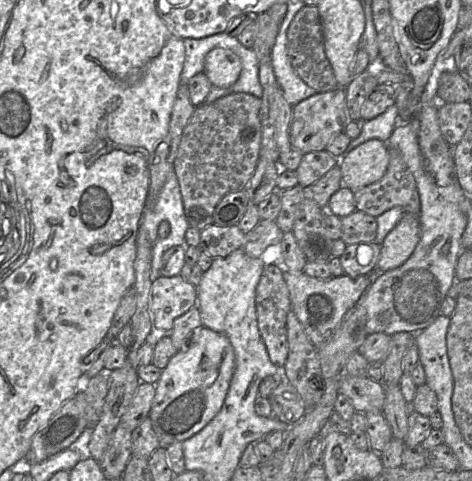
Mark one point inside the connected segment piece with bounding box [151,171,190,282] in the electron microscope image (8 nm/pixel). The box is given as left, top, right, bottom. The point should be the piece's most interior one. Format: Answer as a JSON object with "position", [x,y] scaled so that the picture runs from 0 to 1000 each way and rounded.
{"position":[362,422]}

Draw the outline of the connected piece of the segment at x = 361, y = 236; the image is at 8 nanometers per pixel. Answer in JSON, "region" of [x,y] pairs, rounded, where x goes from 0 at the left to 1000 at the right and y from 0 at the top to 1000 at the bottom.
{"region":[[[752,439],[722,453],[722,499],[733,509],[792,503],[799,489],[799,459],[771,441]]]}

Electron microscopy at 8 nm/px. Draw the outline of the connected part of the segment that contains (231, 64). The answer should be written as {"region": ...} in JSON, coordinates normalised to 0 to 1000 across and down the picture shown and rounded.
{"region":[[[456,98],[434,119],[430,150],[447,177],[481,183],[508,158],[513,143],[506,116],[483,100]]]}

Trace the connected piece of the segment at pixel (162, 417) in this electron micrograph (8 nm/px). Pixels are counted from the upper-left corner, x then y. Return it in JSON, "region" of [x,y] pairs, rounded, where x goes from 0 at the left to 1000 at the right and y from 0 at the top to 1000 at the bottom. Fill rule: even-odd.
{"region":[[[441,680],[419,682],[419,705],[398,730],[377,730],[343,769],[331,800],[316,867],[339,919],[354,929],[371,919],[388,919],[432,890],[468,852],[483,817],[498,767],[496,726],[479,699]]]}

